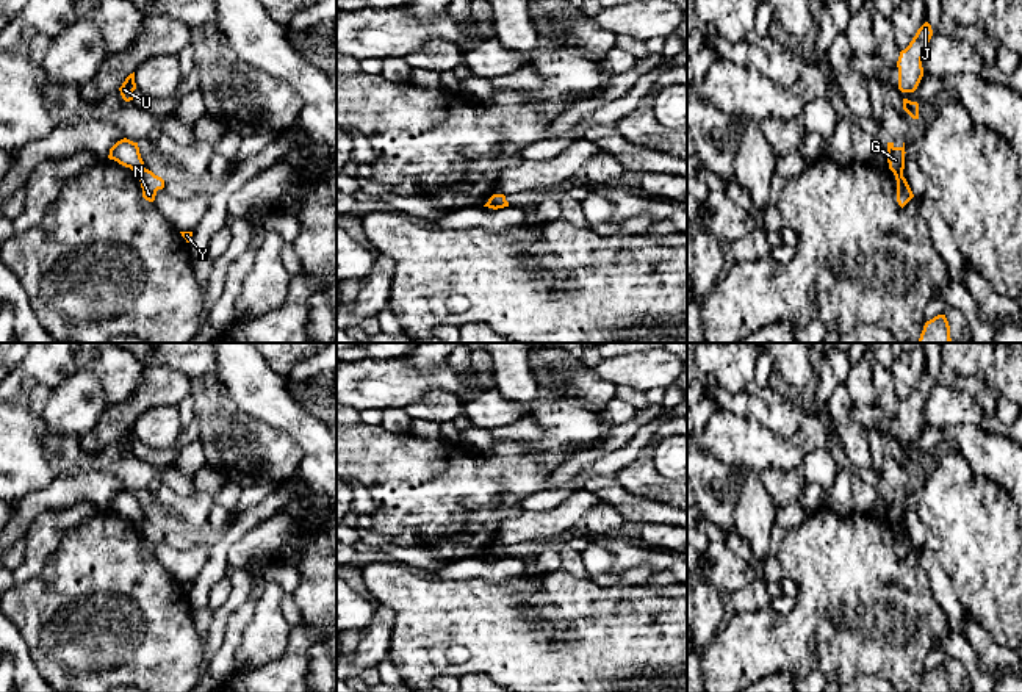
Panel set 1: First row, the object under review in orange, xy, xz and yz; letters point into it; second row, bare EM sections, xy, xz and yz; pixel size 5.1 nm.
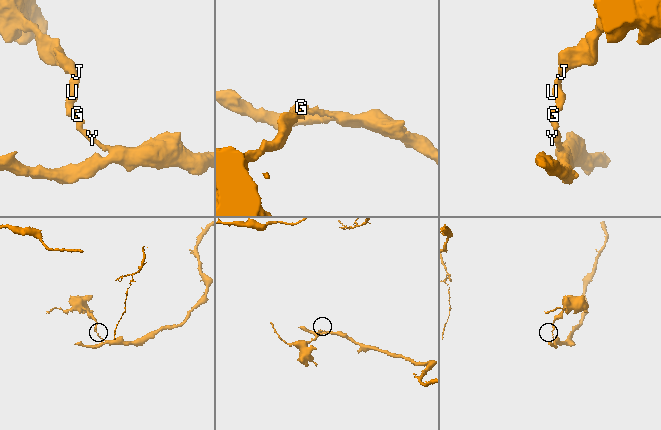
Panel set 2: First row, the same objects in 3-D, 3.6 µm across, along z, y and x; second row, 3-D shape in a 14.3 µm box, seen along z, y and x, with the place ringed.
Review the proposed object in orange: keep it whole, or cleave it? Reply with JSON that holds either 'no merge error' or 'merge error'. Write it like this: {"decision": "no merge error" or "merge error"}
{"decision": "merge error"}

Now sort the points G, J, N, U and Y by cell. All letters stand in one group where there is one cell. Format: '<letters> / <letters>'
G J U / N Y

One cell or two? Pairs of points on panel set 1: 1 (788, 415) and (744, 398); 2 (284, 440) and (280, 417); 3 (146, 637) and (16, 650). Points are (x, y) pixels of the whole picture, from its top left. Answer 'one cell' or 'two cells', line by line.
1: one cell
2: two cells
3: two cells

